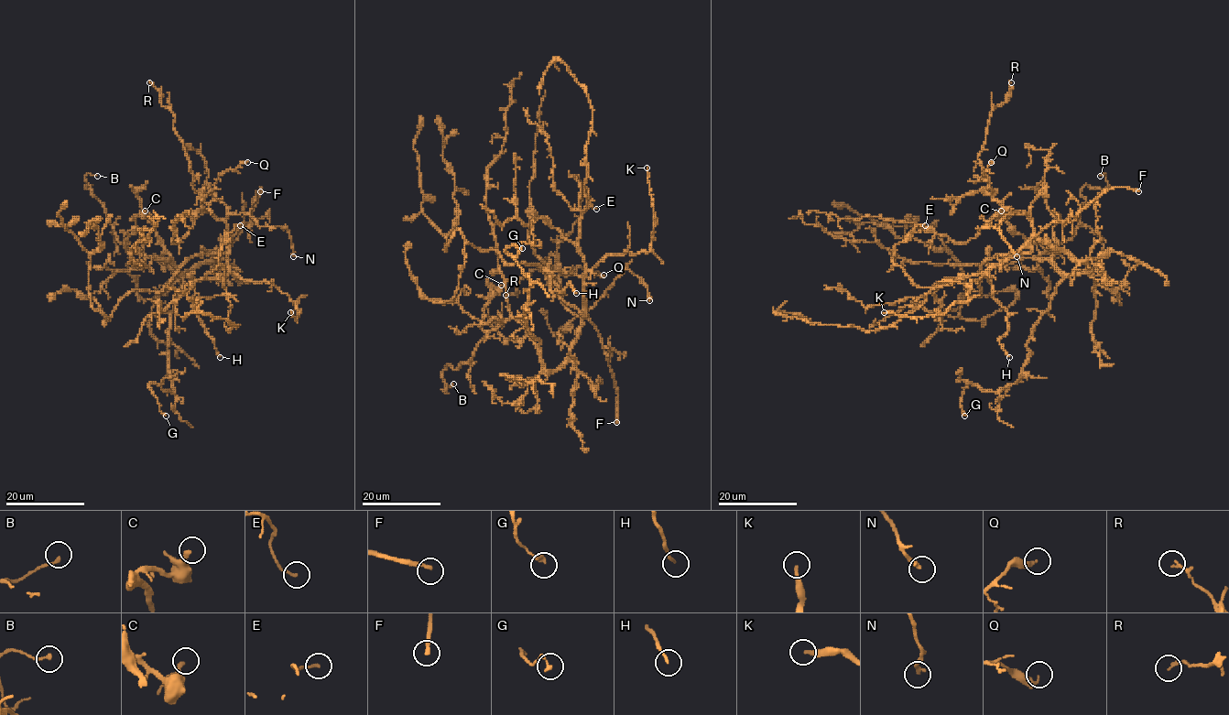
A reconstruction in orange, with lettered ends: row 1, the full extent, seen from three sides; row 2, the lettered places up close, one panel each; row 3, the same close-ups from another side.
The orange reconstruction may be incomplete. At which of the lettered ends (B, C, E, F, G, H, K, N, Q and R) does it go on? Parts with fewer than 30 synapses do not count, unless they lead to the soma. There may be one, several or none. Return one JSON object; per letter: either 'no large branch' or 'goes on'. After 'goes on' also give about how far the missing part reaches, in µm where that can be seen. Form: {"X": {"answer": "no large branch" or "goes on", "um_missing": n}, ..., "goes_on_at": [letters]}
{"B": {"answer": "no large branch"}, "C": {"answer": "no large branch"}, "E": {"answer": "no large branch"}, "F": {"answer": "goes on", "um_missing": 60}, "G": {"answer": "no large branch"}, "H": {"answer": "no large branch"}, "K": {"answer": "no large branch"}, "N": {"answer": "no large branch"}, "Q": {"answer": "no large branch"}, "R": {"answer": "no large branch"}, "goes_on_at": ["F"]}

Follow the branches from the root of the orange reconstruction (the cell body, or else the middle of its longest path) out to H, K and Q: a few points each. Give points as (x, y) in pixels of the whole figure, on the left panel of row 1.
H: (228, 238), (228, 262), (216, 266), (193, 284), (193, 308), (220, 357)
K: (228, 238), (230, 269), (244, 280), (268, 282), (286, 293), (295, 302), (298, 315), (295, 318), (290, 312)
Q: (228, 238), (228, 226), (204, 210), (203, 196), (215, 187), (222, 173), (247, 162)

